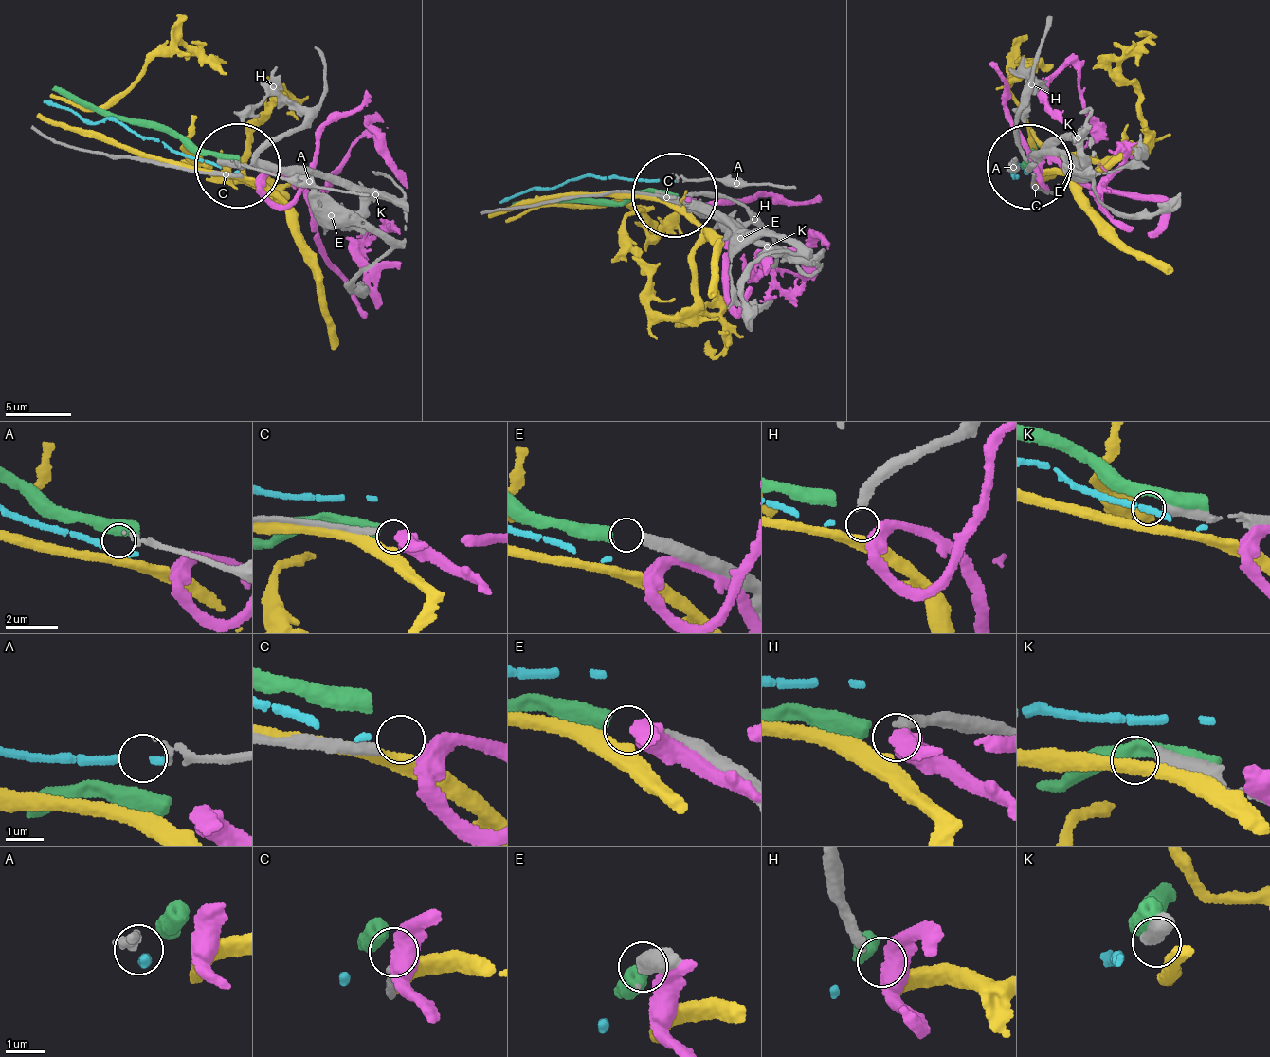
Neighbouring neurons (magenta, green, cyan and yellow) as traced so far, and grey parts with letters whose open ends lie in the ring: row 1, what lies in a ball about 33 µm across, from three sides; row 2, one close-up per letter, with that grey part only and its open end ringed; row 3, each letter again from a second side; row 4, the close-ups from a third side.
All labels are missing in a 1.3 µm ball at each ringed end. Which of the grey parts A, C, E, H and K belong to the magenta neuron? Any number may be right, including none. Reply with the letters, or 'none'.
C

